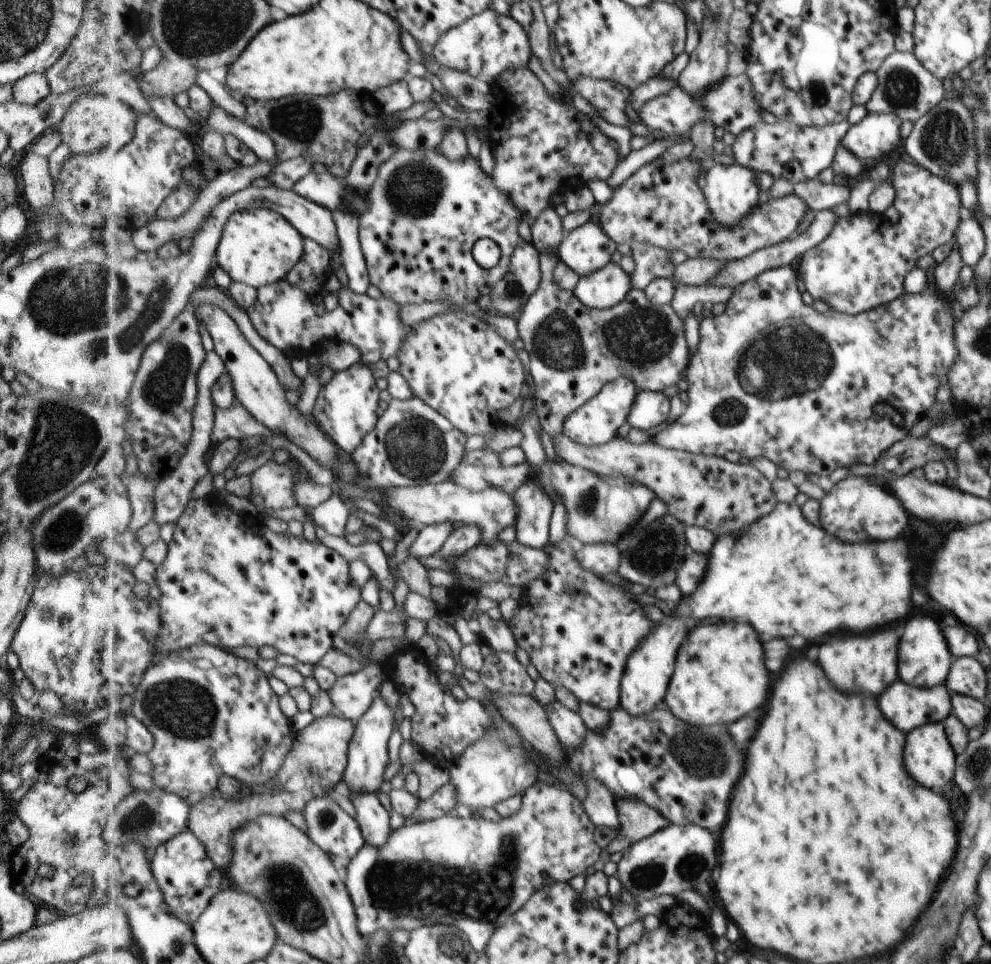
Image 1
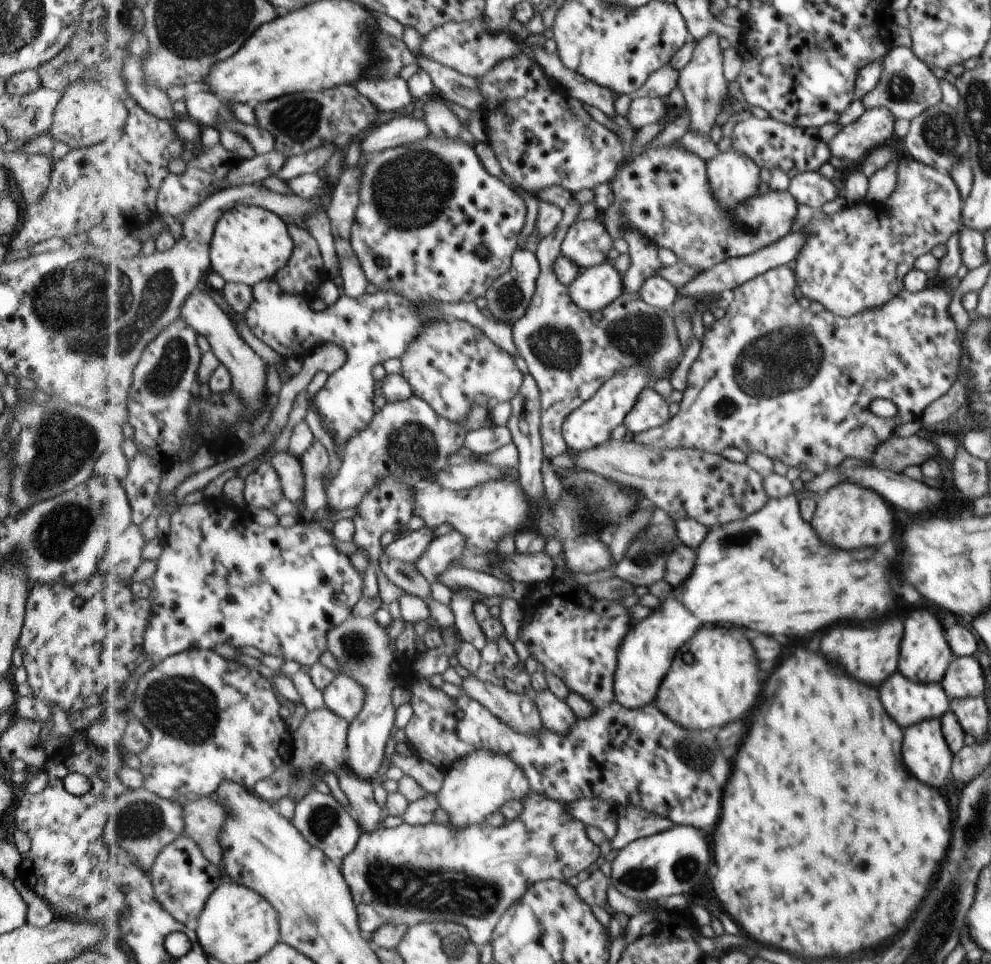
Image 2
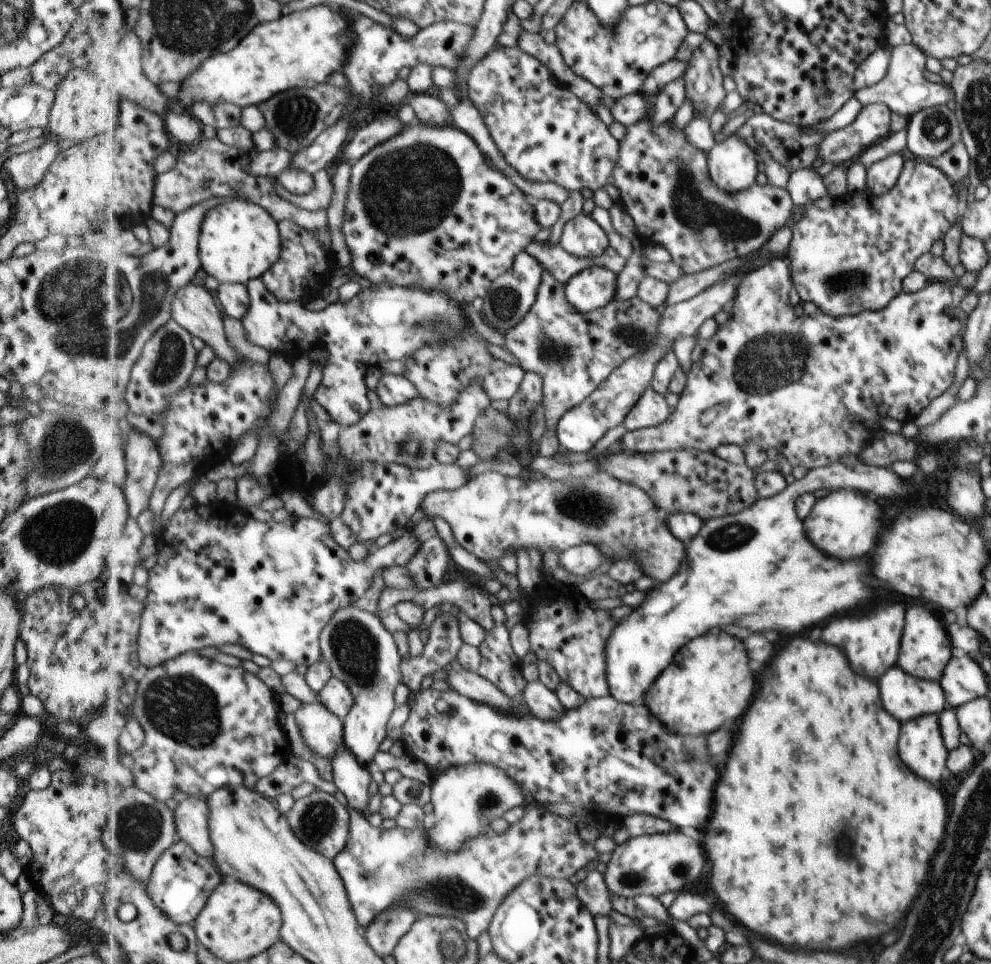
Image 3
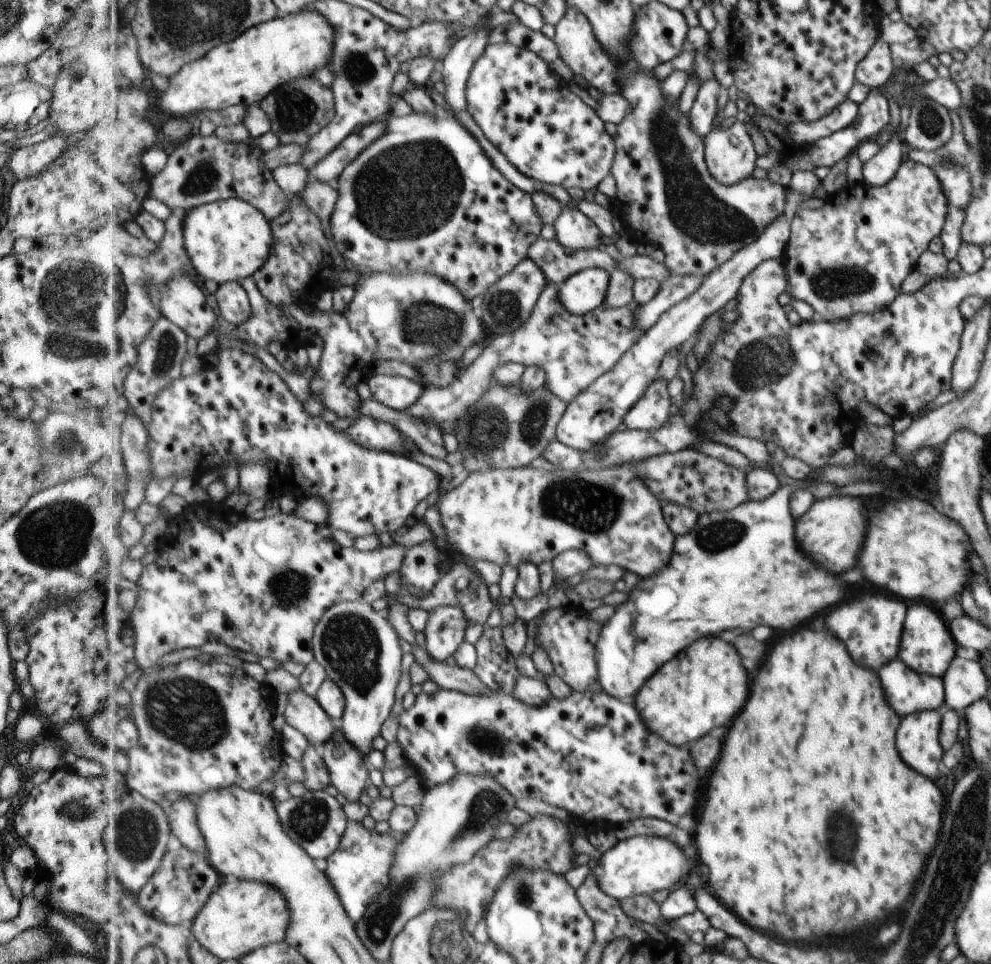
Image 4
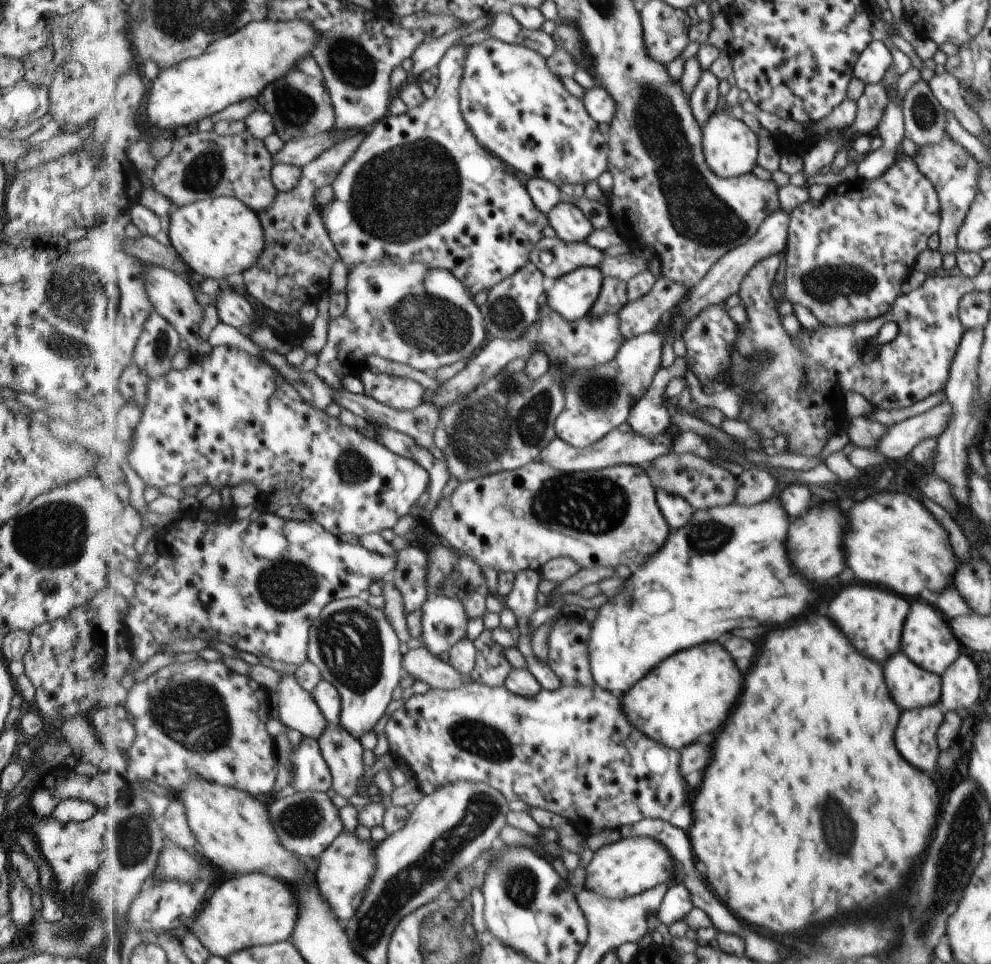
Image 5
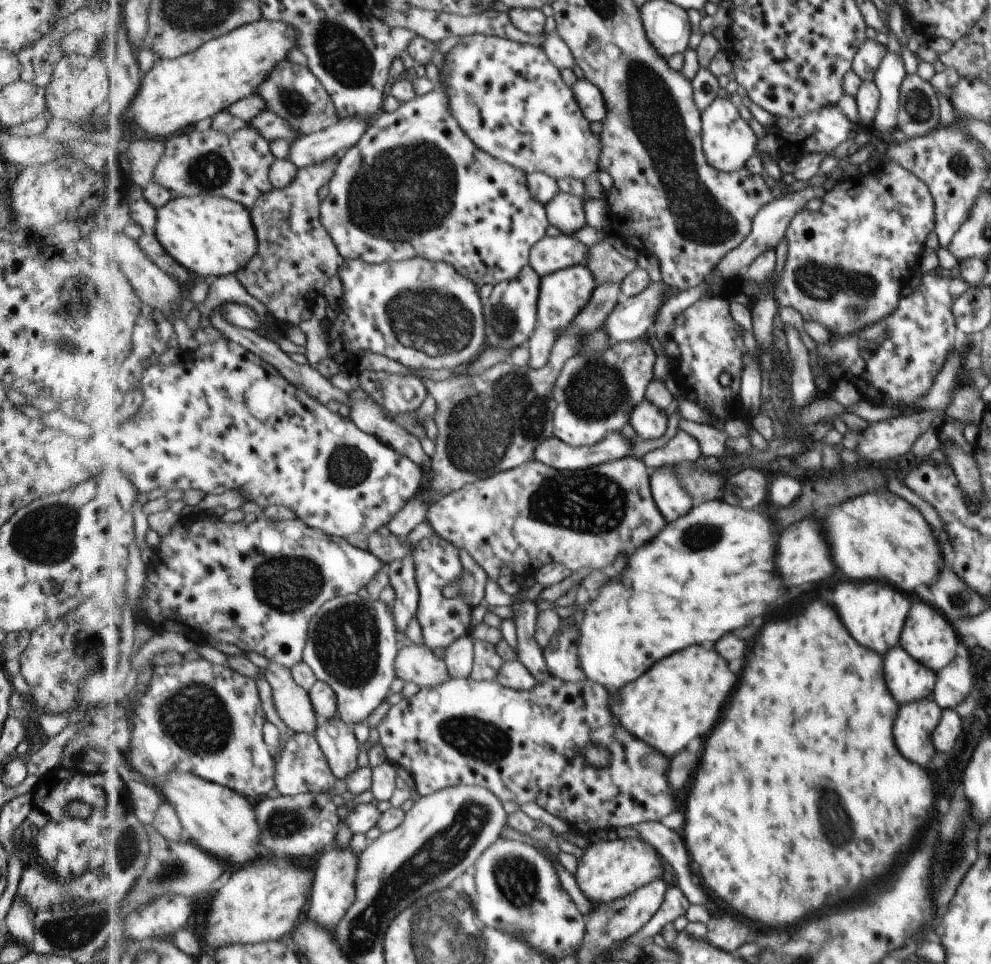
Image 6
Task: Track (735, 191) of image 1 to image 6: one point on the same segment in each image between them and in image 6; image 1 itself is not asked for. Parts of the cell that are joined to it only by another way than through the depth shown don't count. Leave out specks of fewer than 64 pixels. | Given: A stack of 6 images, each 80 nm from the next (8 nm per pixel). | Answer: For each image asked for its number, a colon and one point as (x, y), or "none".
2: (734, 178)
3: (734, 166)
4: (730, 151)
5: (731, 148)
6: (728, 141)

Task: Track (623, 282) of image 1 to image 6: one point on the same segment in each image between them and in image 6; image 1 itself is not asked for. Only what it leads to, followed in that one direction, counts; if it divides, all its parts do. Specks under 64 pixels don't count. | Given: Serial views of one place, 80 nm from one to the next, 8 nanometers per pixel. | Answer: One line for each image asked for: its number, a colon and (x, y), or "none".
2: (595, 288)
3: (595, 287)
4: (587, 290)
5: (573, 295)
6: (563, 295)

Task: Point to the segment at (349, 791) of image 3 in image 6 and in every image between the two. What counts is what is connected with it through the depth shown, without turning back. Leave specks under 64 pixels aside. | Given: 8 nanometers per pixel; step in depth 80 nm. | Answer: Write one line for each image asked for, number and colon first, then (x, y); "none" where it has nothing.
4: (349, 771)
5: (343, 752)
6: (338, 741)

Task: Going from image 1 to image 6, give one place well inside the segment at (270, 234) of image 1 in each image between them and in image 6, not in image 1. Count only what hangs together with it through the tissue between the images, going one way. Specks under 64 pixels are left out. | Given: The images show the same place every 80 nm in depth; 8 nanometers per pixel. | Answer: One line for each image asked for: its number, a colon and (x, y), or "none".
2: (252, 244)
3: (240, 241)
4: (227, 240)
5: (217, 237)
6: (212, 236)

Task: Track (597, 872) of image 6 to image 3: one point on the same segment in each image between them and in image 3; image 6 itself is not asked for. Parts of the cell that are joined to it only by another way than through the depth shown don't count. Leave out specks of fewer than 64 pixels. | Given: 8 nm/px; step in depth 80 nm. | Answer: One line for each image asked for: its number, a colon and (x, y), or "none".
3: (653, 865)
4: (643, 865)
5: (621, 870)

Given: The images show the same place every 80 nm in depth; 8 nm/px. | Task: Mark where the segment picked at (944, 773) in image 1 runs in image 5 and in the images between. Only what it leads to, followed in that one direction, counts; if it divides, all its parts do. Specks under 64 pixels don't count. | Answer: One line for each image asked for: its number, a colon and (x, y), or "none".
2: (927, 754)
3: (921, 745)
4: (918, 744)
5: (916, 734)

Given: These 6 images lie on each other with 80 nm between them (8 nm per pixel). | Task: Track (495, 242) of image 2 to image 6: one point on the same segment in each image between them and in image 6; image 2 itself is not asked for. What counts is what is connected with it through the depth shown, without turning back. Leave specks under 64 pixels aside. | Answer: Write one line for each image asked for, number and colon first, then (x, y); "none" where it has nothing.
3: (456, 225)
4: (442, 206)
5: (421, 187)
6: (416, 184)

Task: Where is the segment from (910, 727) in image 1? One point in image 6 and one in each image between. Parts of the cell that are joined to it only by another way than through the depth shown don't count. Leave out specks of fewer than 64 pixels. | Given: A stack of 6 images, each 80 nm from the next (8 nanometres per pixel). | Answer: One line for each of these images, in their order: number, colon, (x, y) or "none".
2: (910, 702)
3: (907, 697)
4: (908, 692)
5: (912, 687)
6: (909, 681)

